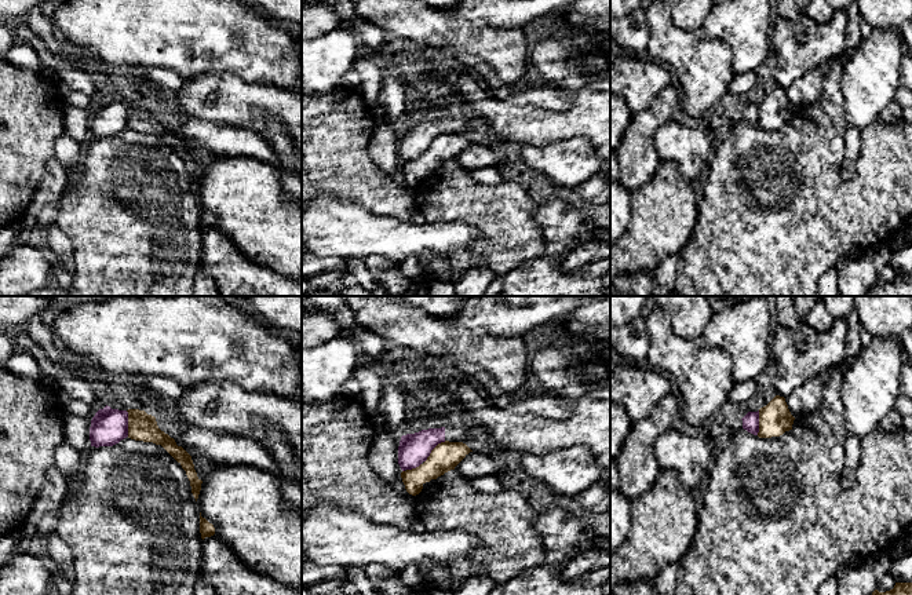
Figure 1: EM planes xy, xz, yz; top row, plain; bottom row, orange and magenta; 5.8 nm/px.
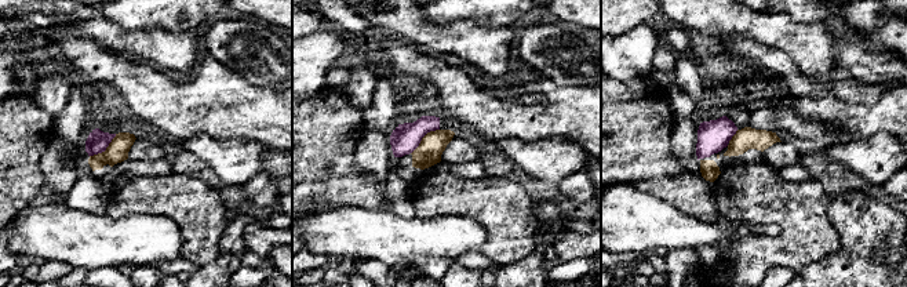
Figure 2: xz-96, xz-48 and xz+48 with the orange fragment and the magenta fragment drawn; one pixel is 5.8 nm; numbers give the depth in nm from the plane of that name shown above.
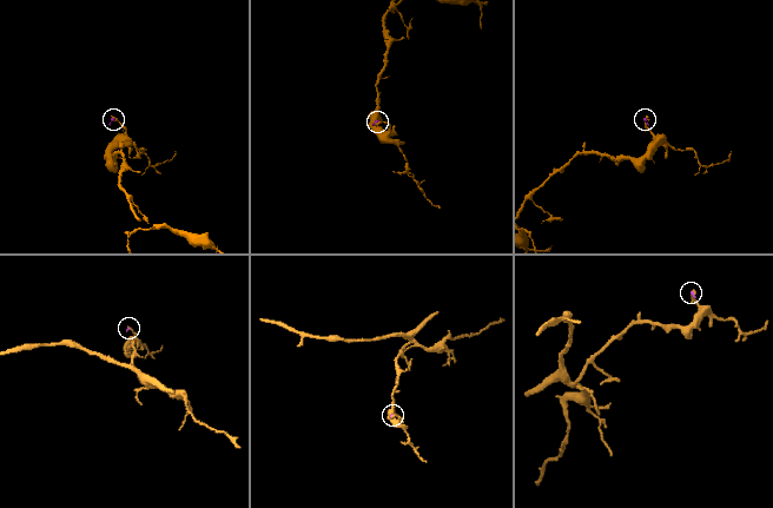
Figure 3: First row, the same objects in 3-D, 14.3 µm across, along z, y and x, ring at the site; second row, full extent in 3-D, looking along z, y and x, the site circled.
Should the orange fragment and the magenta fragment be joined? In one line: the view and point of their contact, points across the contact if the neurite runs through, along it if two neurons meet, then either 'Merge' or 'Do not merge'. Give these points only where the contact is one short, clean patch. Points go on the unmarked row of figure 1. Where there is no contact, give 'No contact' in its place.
Touches orange at xy (128, 115). Boundary: xy (126, 102), (128, 127). Do not merge

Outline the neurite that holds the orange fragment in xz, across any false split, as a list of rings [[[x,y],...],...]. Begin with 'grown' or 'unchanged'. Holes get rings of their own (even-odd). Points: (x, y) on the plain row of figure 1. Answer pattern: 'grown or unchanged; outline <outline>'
unchanged; outline [[[463,134],[438,135],[423,156],[401,164],[406,183],[412,187],[419,186],[426,174],[455,161],[470,143],[473,142]]]

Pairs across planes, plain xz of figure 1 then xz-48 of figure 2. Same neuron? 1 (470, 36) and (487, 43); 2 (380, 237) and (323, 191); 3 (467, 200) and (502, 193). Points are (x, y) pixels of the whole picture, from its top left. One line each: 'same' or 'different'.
1: same
2: different
3: same

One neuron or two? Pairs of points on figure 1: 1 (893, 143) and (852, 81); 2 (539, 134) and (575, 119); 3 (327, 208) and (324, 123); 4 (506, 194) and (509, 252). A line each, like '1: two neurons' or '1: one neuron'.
1: two neurons
2: one neuron
3: two neurons
4: one neuron

